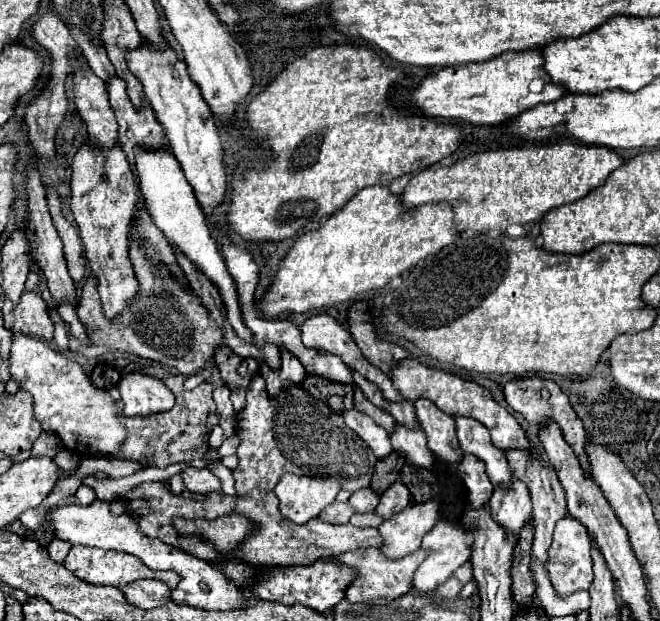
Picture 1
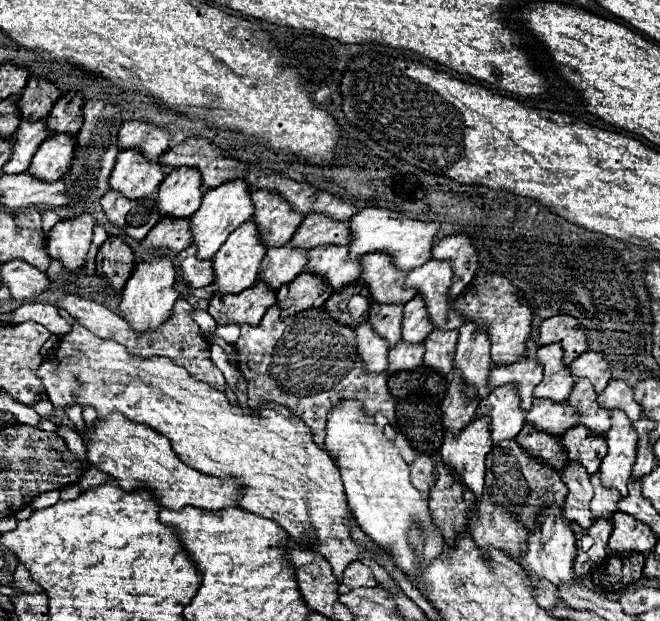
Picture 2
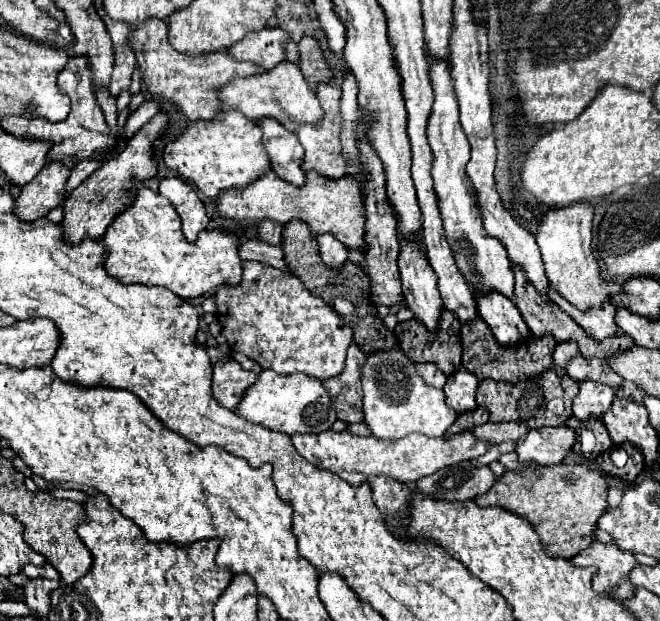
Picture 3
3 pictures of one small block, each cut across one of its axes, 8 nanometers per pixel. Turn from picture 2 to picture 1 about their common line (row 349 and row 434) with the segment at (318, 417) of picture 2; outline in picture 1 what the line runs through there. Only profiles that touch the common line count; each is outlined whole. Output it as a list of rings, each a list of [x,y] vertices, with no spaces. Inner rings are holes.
[[[256,376],[246,392],[246,408],[238,414],[238,468],[234,470],[236,494],[252,490],[274,490],[282,474],[302,474],[316,478],[336,478],[342,490],[356,492],[366,488],[372,478],[376,456],[364,442],[344,426],[344,418],[332,412],[324,402],[312,398],[302,386],[290,386],[288,392],[272,398],[264,390],[264,378]]]

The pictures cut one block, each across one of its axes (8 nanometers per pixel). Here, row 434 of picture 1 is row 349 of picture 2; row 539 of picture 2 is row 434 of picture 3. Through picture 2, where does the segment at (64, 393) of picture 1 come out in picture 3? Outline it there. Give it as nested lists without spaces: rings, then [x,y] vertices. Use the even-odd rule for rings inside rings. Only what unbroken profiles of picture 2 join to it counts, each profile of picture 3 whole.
[[[328,430],[320,434],[294,434],[292,444],[308,462],[312,462],[318,468],[332,470],[352,486],[360,486],[368,482],[368,478],[372,476],[390,476],[398,482],[412,484],[422,476],[430,476],[440,468],[472,460],[488,450],[488,444],[476,440],[470,430],[464,430],[452,438],[430,438],[422,434],[408,434],[406,438],[400,440],[376,440],[372,436],[360,438],[352,436],[346,430],[344,432]]]

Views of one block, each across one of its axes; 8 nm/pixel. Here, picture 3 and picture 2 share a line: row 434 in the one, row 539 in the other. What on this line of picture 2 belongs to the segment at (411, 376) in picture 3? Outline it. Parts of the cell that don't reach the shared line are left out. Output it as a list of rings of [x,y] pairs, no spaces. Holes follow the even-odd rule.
[[[340,400],[330,412],[326,422],[326,450],[332,458],[336,458],[336,466],[342,474],[344,492],[348,504],[358,520],[360,528],[378,544],[388,546],[396,564],[410,576],[416,584],[416,556],[408,546],[408,530],[420,522],[426,532],[424,560],[434,560],[444,546],[444,538],[440,530],[432,524],[428,514],[428,502],[422,500],[420,492],[410,482],[408,464],[402,460],[398,448],[392,440],[384,436],[382,430],[376,428],[374,418],[366,414],[364,406],[358,400]]]

